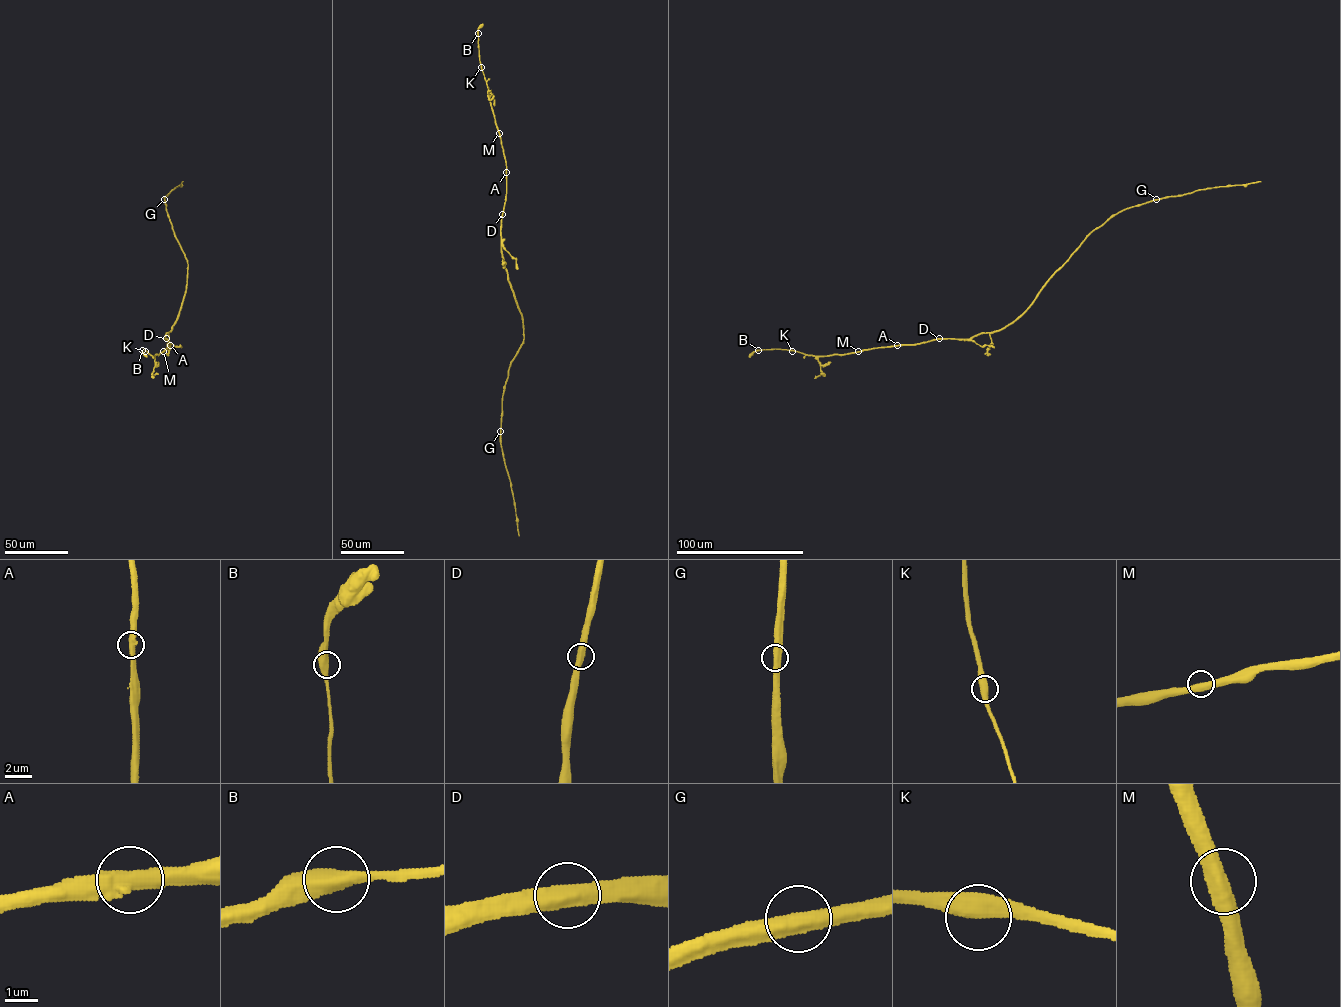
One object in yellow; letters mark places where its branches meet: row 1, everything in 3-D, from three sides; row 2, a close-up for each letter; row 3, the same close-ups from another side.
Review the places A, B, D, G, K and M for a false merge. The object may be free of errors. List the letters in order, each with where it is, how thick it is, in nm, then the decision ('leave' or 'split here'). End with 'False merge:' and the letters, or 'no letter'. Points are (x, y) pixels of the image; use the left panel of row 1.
A: at (170, 345); 500 nm thick; leave
B: at (142, 350); 500 nm thick; leave
D: at (166, 338); 480 nm thick; leave
G: at (164, 199); 480 nm thick; leave
K: at (145, 351); 500 nm thick; leave
M: at (163, 351); 500 nm thick; leave
False merge: no letter

